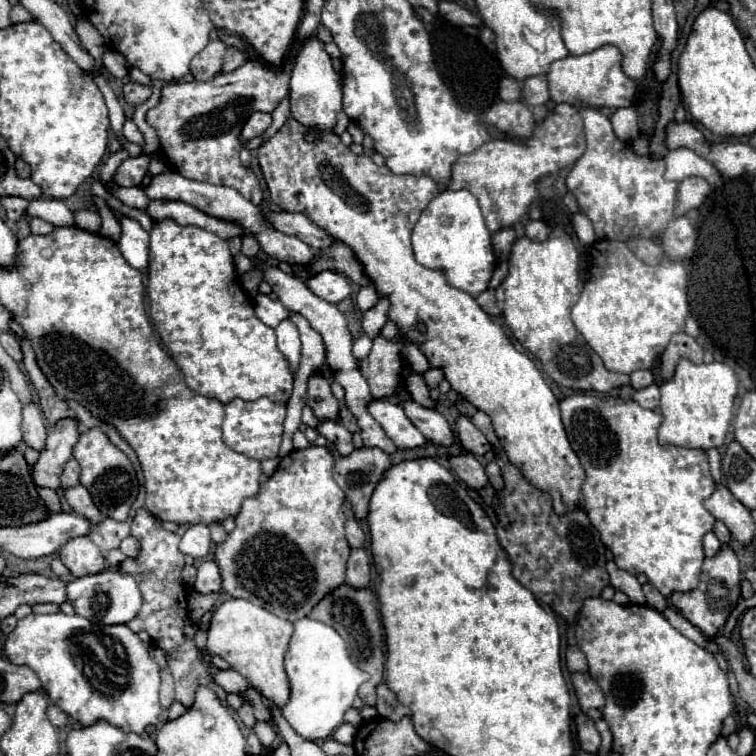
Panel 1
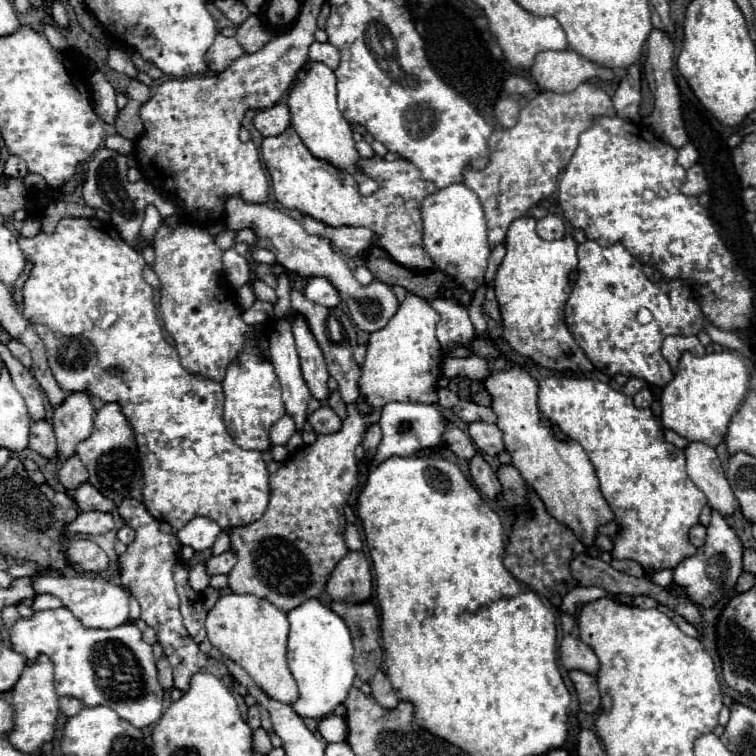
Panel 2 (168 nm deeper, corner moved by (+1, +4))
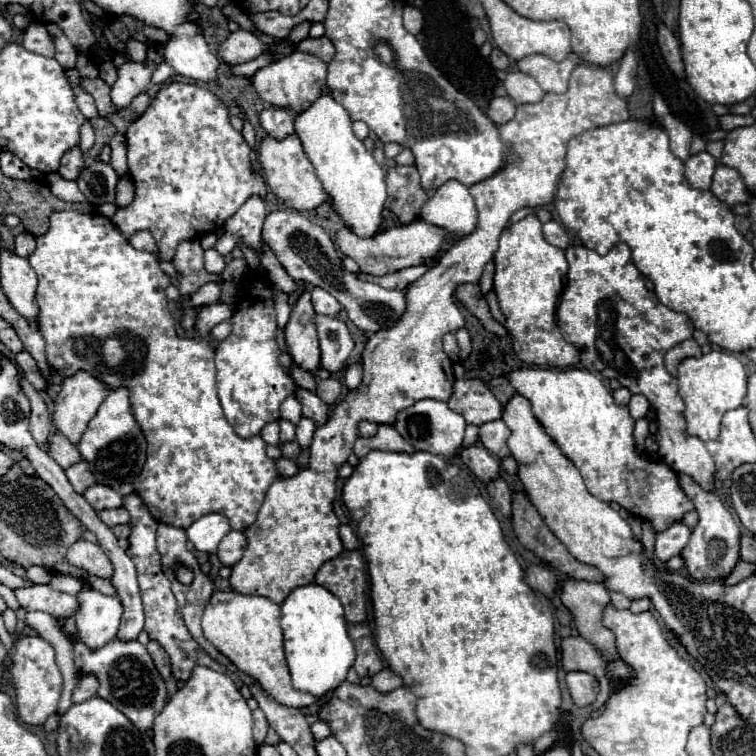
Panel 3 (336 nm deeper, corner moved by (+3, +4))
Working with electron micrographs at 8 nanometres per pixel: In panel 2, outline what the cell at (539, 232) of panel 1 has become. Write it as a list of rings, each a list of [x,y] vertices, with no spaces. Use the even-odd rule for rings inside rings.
[[[546,215],[544,219],[540,219],[538,225],[536,225],[536,229],[538,229],[538,235],[540,235],[542,239],[548,239],[548,241],[552,241],[552,239],[562,239],[562,237],[566,235],[564,221],[558,219],[556,215]]]

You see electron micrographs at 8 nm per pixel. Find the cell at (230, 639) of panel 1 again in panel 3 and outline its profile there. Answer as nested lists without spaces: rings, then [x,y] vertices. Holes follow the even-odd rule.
[[[216,591],[204,609],[202,631],[222,655],[226,655],[240,671],[254,677],[260,687],[278,703],[286,707],[308,707],[316,703],[316,697],[300,693],[292,687],[290,671],[284,659],[280,607],[274,601],[236,591]]]

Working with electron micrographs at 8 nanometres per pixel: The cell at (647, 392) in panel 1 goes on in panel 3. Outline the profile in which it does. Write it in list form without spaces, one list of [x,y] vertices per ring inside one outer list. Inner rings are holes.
[[[632,395],[630,403],[628,403],[628,409],[630,409],[630,415],[634,419],[640,419],[640,417],[644,417],[648,413],[650,403],[648,403],[648,399],[644,395]]]

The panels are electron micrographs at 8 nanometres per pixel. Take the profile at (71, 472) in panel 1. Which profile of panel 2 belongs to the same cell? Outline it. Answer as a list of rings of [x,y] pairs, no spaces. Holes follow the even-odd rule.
[[[72,455],[72,457],[68,457],[68,459],[62,463],[62,469],[60,469],[58,477],[60,477],[60,483],[62,483],[68,491],[74,491],[78,485],[82,485],[82,483],[88,481],[86,467],[82,465],[82,461],[80,461],[78,455]]]

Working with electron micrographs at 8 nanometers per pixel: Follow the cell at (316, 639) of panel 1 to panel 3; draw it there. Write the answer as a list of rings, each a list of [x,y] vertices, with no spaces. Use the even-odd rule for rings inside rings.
[[[316,583],[294,589],[282,603],[282,629],[288,669],[298,691],[324,697],[346,679],[356,651],[348,635],[344,609],[328,589]]]

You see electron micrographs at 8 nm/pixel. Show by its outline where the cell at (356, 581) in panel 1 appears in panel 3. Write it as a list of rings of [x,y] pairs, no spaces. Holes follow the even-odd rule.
[[[342,551],[332,561],[326,561],[316,573],[316,583],[324,585],[332,595],[340,599],[340,603],[344,605],[348,623],[366,621],[366,563],[360,551]]]

